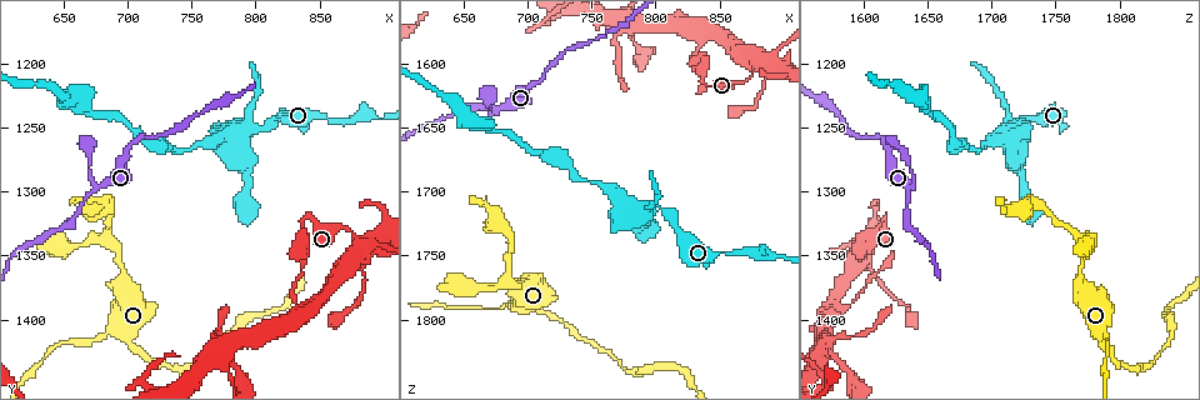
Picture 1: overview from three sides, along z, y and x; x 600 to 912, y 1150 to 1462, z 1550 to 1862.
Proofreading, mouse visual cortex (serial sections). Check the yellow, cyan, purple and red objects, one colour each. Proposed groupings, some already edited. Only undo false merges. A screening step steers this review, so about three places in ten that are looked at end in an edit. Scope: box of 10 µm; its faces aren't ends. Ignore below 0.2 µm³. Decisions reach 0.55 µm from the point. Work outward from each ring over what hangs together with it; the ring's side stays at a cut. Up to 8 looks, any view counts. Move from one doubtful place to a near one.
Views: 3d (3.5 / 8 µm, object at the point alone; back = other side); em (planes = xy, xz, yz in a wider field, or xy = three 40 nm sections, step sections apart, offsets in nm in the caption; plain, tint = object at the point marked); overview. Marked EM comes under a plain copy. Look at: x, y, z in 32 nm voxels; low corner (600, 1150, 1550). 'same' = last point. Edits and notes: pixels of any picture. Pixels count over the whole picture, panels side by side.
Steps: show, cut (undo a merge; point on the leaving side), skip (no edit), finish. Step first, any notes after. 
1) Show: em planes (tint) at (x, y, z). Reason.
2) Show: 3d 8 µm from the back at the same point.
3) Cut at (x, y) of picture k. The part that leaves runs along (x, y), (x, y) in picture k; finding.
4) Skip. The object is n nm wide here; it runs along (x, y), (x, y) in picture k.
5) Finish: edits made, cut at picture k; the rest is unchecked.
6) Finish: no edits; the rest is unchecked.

Show: 3d 3.5 µm at (666, 1312, 1636). Thin neck.

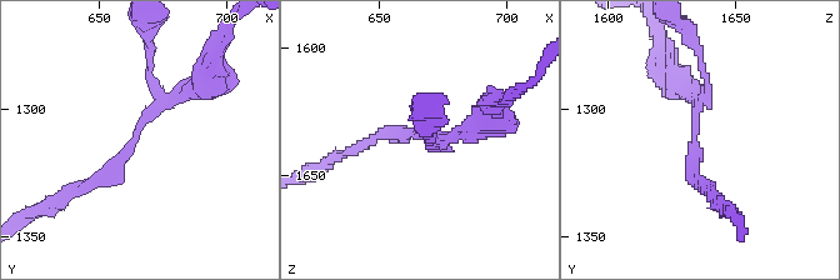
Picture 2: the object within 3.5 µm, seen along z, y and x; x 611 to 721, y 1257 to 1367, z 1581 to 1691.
Show: em planes (tint) at (665, 1311, 1634). The arms are 150, 200 nm wide; shape alone is not enough.

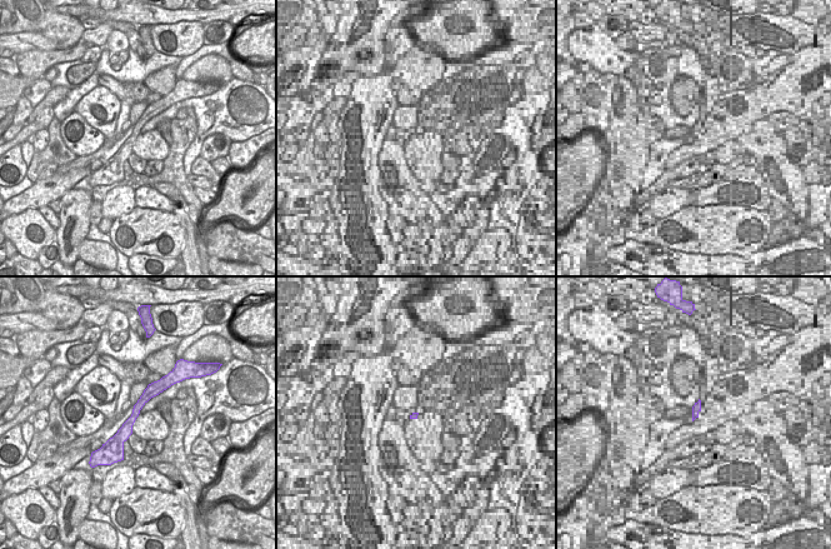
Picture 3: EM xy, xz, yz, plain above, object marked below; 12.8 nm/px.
Skip. It runs along (160, 385), (140, 403), (113, 448) in picture 3; all the same cell.

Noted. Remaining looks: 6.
Show: 3d 3.5 µm at (792, 1252, 1716). Sharp bend.

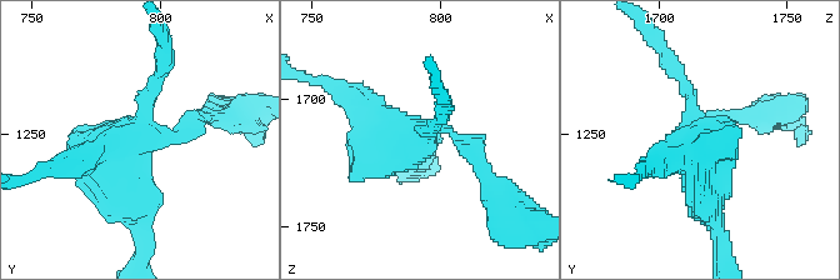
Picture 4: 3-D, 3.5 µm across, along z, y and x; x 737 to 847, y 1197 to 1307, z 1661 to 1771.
Show: em xy step 5 (tint) at (791, 1252, 1715). Shape alone is not enough.

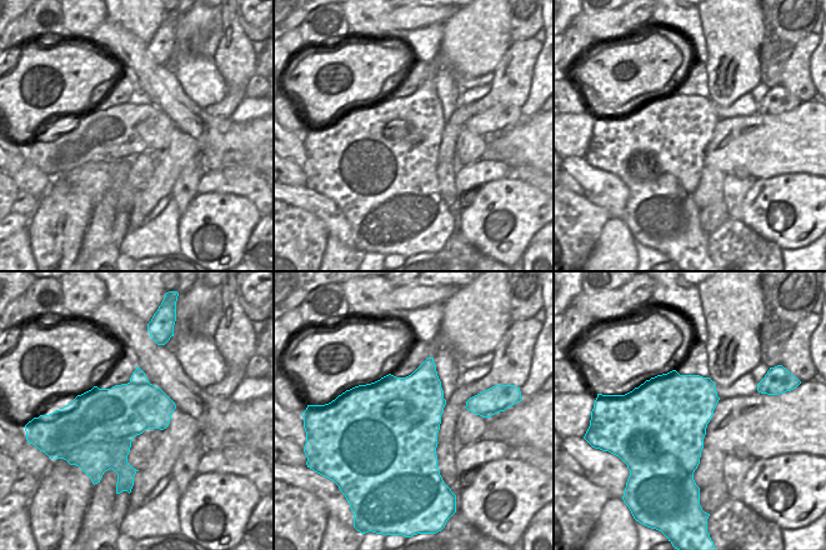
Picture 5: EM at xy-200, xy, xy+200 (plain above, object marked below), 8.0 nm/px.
Cut at (726, 165) of picture 4. A border runs along (133, 436), (90, 440), (74, 450) in picture 5; a second cell is stuck on.

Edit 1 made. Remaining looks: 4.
Show: overview.

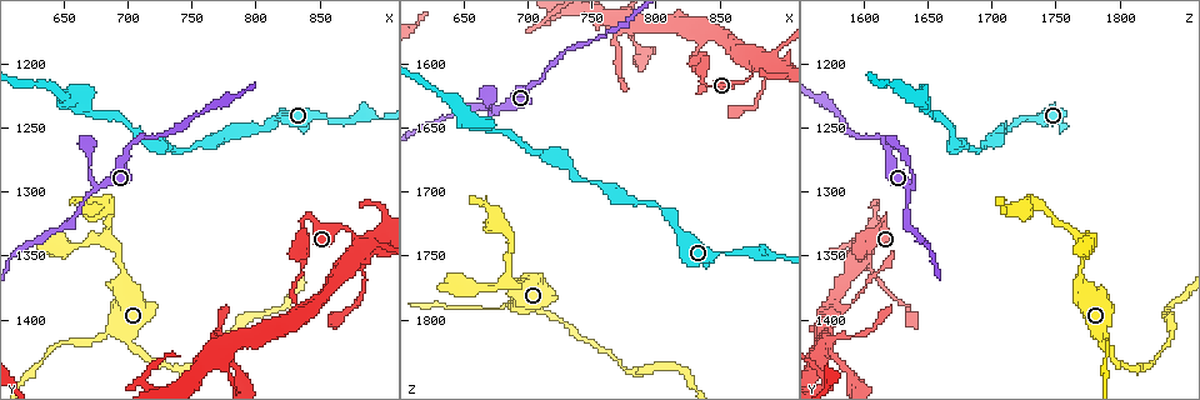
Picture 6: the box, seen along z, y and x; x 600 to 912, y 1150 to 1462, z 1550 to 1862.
Show: 3d 3.5 µm at (672, 1416, 1790). Thin neck.

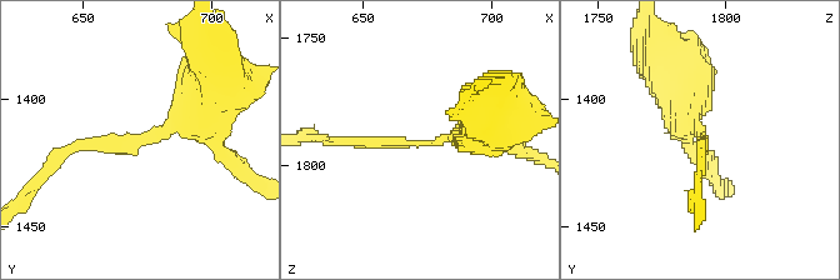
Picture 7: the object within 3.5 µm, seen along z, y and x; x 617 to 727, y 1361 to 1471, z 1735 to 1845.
Show: em xy step 5 (tint) at (673, 1414, 1792).

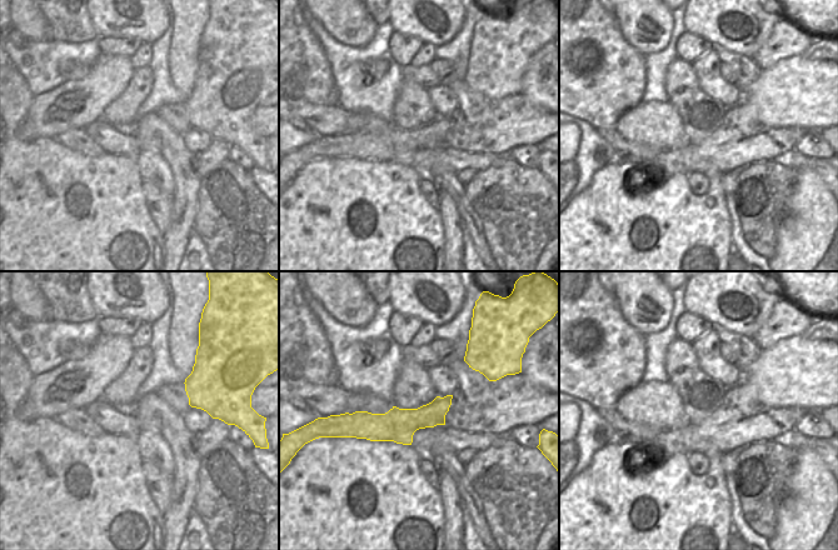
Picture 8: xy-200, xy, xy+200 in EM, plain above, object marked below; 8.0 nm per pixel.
Skip. The arms are 150, 400 nm wide; it runs along (448, 399), (407, 421), (354, 421) in picture 8; one cell here.

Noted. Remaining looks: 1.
Finish: edits made, cut at picture 4; the rest is unchecked.

